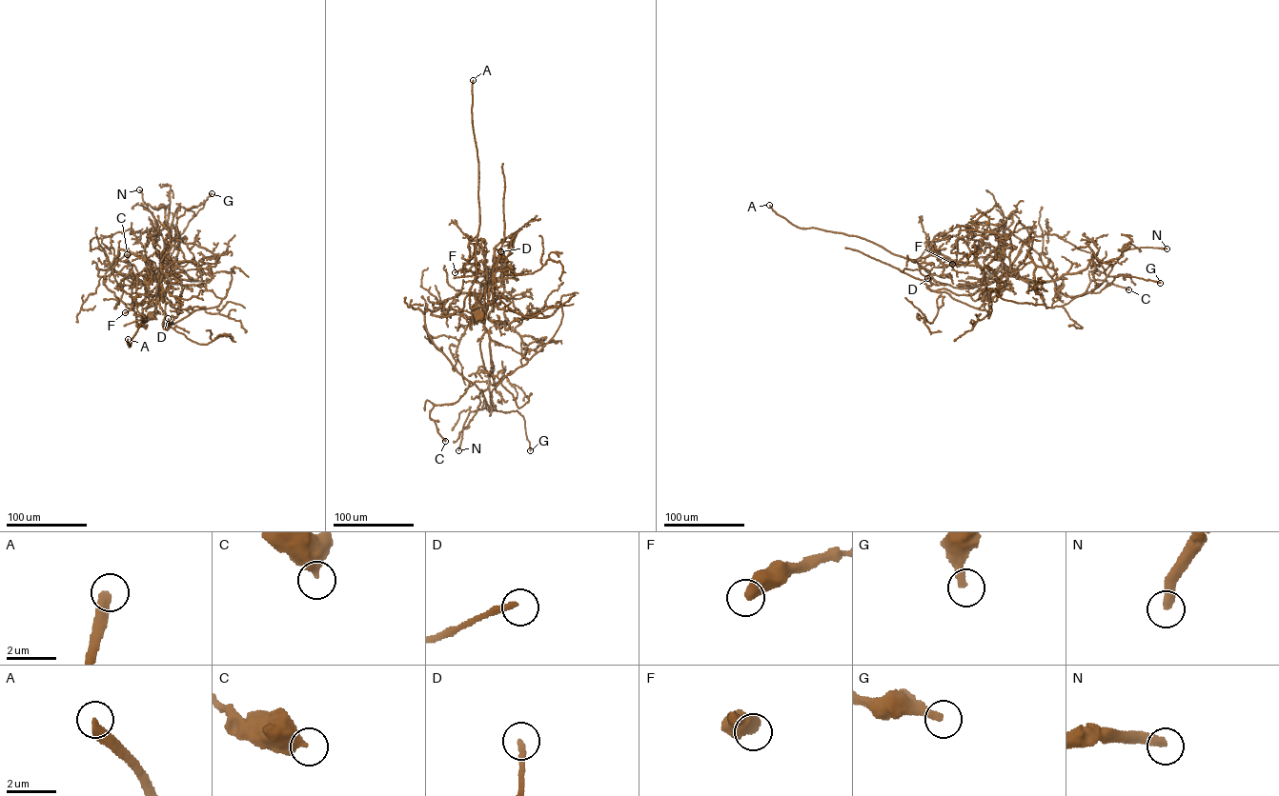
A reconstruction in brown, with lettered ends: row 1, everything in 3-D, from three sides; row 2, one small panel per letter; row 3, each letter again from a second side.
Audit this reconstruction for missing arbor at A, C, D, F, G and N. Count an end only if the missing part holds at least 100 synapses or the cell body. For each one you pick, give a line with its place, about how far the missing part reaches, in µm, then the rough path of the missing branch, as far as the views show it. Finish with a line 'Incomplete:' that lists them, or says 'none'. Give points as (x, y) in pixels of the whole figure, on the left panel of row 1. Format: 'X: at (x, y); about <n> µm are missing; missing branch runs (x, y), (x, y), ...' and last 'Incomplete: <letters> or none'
A: at (128, 339); about 350 µm are missing; missing branch runs (128, 339), (120, 334), (109, 339), (105, 349), (109, 358), (126, 369), (118, 348), (74, 342)
D: at (168, 318); about 100 µm are missing; missing branch runs (168, 318), (172, 309), (176, 310), (176, 305), (192, 309)
N: at (139, 189); about 200 µm are missing; missing branch runs (139, 189), (160, 186), (143, 169), (131, 147), (117, 135)
Incomplete: A, D, N

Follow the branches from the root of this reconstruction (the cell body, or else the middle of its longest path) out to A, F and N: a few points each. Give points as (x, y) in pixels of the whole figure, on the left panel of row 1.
A: (152, 316), (159, 313), (158, 292), (153, 305), (142, 308), (146, 328), (144, 318), (129, 347), (128, 339)
F: (152, 316), (159, 313), (157, 285), (154, 295), (137, 294), (136, 305), (143, 304), (125, 312)
N: (152, 316), (157, 277), (118, 273), (120, 299), (96, 266), (141, 281), (162, 268), (139, 189)

